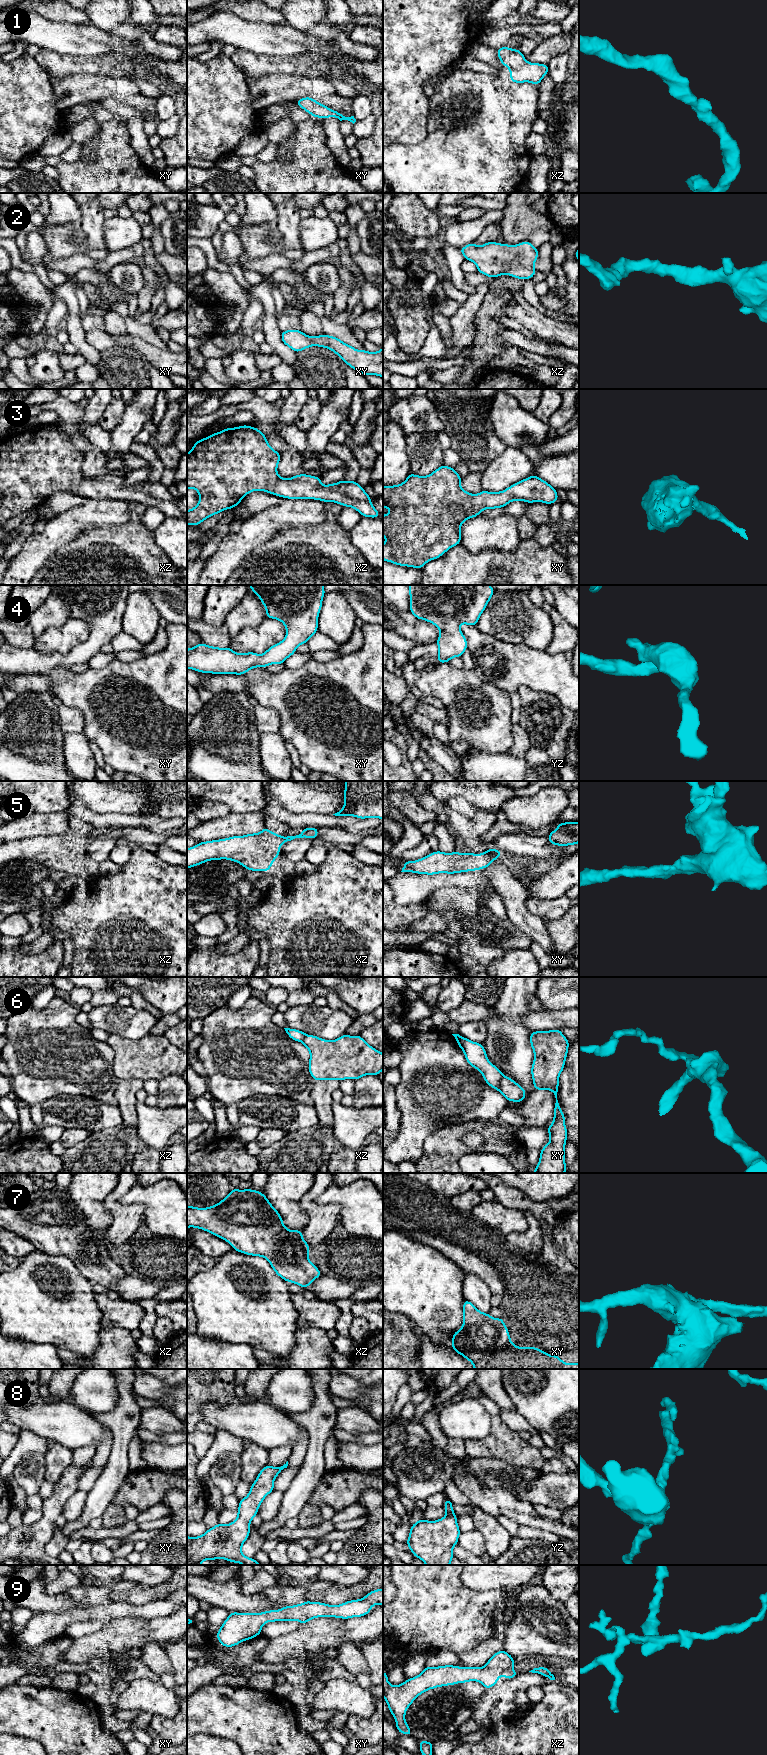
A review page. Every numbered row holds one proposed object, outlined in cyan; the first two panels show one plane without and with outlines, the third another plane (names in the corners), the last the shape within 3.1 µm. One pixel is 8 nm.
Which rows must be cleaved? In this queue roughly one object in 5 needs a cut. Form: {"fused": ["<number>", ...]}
{"fused": ["6"]}

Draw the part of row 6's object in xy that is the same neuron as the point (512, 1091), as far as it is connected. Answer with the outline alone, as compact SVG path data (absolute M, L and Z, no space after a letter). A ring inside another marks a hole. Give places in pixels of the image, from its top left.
M502 1075L499 1092L506 1098L507 1101L512 1102L520 1103L526 1097L525 1089L505 1075Z

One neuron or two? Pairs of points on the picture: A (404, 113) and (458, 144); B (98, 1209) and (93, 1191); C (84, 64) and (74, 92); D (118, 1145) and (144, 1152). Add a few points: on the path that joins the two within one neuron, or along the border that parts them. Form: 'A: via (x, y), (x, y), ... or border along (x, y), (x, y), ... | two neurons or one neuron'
A: border along (429, 103), (427, 136), (422, 141), (412, 145) | two neurons
B: via (94, 1205), (92, 1203), (92, 1195) | one neuron
C: border along (103, 75), (69, 74), (57, 79) | two neurons
D: border along (140, 1144), (132, 1162) | two neurons

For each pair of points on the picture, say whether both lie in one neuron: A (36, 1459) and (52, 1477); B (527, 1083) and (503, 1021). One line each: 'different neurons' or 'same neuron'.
A: different neurons
B: same neuron

